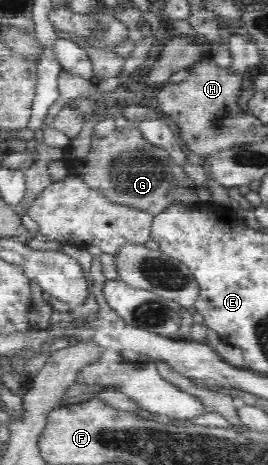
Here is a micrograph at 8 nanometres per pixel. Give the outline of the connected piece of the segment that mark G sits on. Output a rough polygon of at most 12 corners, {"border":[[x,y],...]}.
{"border":[[134,125],[67,170],[108,201],[154,217],[176,181],[166,148]]}

